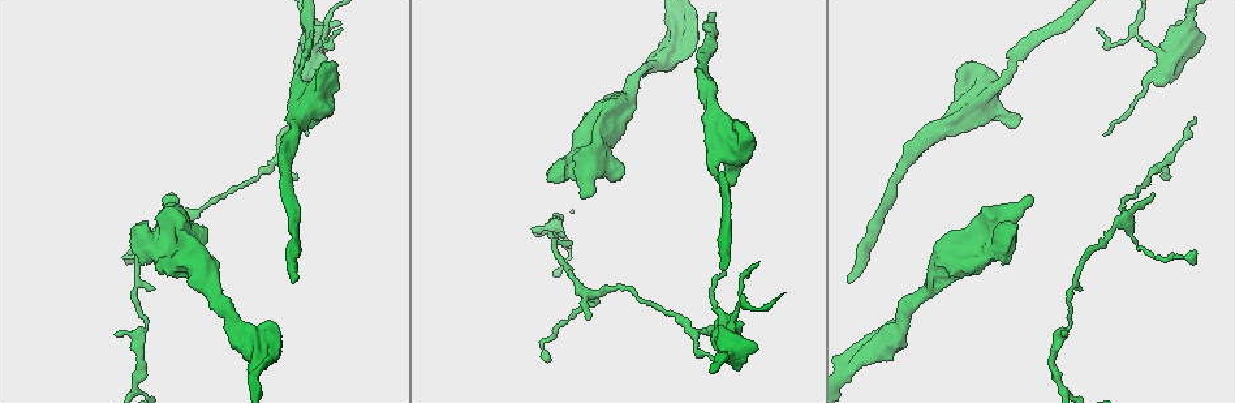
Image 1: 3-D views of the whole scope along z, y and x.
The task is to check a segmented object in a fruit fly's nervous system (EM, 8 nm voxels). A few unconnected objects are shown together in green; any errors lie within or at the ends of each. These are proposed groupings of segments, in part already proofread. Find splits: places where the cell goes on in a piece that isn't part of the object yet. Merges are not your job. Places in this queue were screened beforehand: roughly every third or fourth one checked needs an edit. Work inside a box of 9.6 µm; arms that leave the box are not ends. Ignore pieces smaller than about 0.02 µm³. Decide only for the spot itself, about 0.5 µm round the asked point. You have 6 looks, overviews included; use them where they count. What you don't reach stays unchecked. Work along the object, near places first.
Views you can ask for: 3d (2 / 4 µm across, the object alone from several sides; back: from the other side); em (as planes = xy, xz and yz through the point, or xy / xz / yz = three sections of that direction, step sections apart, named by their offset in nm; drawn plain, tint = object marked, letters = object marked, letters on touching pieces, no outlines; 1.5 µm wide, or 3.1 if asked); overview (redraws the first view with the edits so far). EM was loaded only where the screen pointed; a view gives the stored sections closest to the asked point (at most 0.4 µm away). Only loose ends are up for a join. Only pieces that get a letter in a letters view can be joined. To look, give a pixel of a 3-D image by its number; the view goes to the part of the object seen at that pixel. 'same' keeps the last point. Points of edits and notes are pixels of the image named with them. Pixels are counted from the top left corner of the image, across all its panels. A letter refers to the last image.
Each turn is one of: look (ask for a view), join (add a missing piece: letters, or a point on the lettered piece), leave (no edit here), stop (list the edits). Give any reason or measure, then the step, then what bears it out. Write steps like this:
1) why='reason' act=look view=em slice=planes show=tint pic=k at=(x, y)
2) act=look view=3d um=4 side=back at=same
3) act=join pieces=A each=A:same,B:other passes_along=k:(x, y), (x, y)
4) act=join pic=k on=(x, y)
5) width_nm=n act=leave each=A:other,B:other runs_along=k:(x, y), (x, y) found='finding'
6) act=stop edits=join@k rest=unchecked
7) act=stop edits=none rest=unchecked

why='stops while still wide' act=look view=3d um=2 pic=1 at=(955, 77)

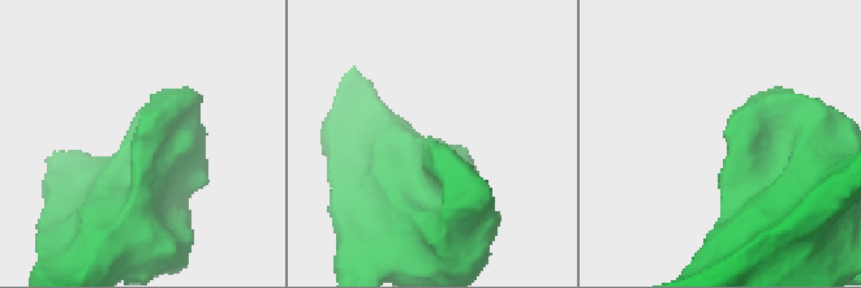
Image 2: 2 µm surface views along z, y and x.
act=look view=em slice=planes show=letters pic=2 at=(433, 140)

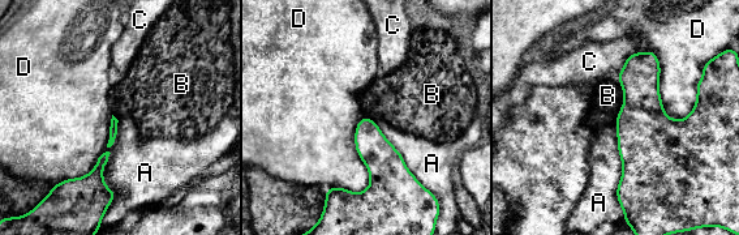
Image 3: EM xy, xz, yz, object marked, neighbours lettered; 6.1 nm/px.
act=leave each=A:other,B:other,C:other,D:other found='no lettered piece goes on from it'

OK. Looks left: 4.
why='tapers out' act=look view=em slice=planes show=tint pic=1 at=(130, 253)

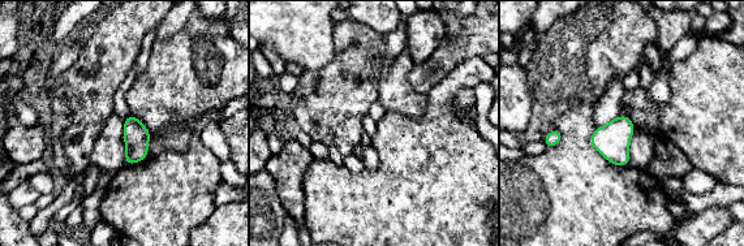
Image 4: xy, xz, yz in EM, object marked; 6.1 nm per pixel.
why='see the neighbours' act=look view=em slice=planes show=letters at=same

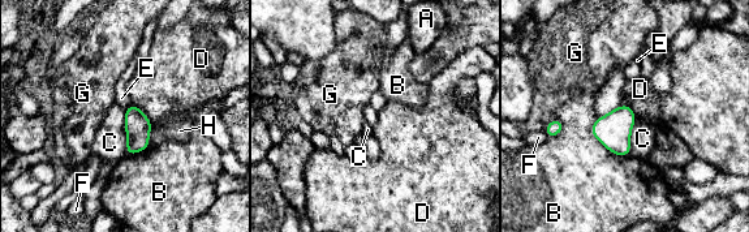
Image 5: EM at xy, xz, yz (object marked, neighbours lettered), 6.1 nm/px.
act=leave each=A:other,B:other,C:other,D:other,E:other,F:other,G:other,H:other border=5:(597, 117), (590, 132), (629, 155) found='no lettered piece goes on from it'

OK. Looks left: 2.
why='an open end' act=look view=em slice=xy step=8 show=letters pic=1 at=(1155, 194)

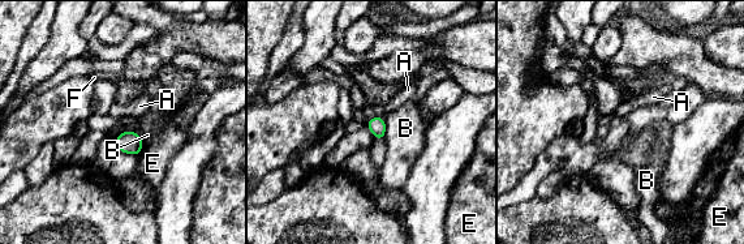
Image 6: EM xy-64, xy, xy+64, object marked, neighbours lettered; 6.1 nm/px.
act=look view=em slice=planes show=letters at=same

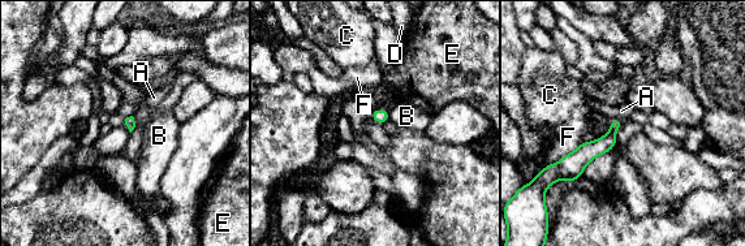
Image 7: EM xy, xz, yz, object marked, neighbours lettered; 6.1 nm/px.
act=leave each=A:other,B:other,C:other,D:other,E:other,F:other border=7:(620, 117), (610, 120) found='none of them fits'

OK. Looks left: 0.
act=stop edits=none rest=unchecked

